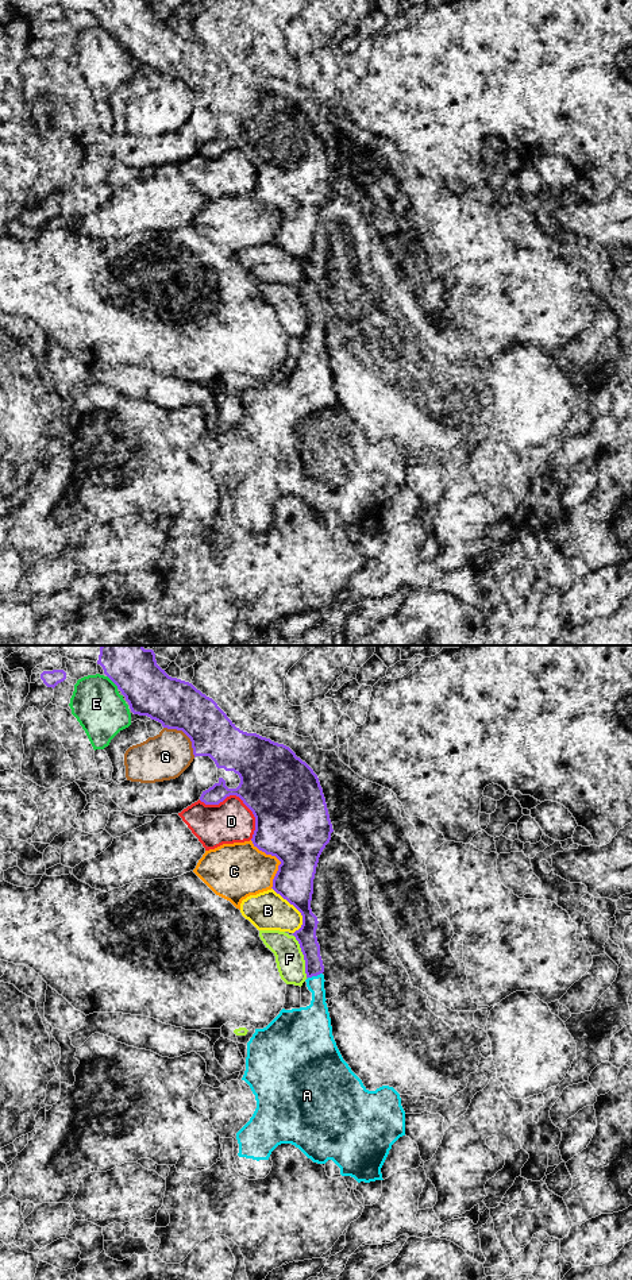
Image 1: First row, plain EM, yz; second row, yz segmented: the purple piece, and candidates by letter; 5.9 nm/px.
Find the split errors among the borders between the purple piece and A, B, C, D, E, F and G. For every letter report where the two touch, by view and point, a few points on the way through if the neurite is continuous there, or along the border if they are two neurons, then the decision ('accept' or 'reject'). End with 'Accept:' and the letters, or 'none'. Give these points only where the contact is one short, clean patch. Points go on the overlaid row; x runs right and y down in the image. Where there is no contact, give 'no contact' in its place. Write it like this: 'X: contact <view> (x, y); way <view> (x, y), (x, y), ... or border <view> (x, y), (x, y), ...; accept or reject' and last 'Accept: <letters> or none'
A: contact yz (315, 975); accept
B: contact yz (296, 908); reject
C: contact yz (278, 859); reject
D: contact yz (239, 797); reject
E: contact yz (112, 681); reject
F: contact yz (304, 956); reject
G: contact yz (185, 733); reject
Accept: A

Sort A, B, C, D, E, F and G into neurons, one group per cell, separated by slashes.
A / B / C / D / E / F / G

